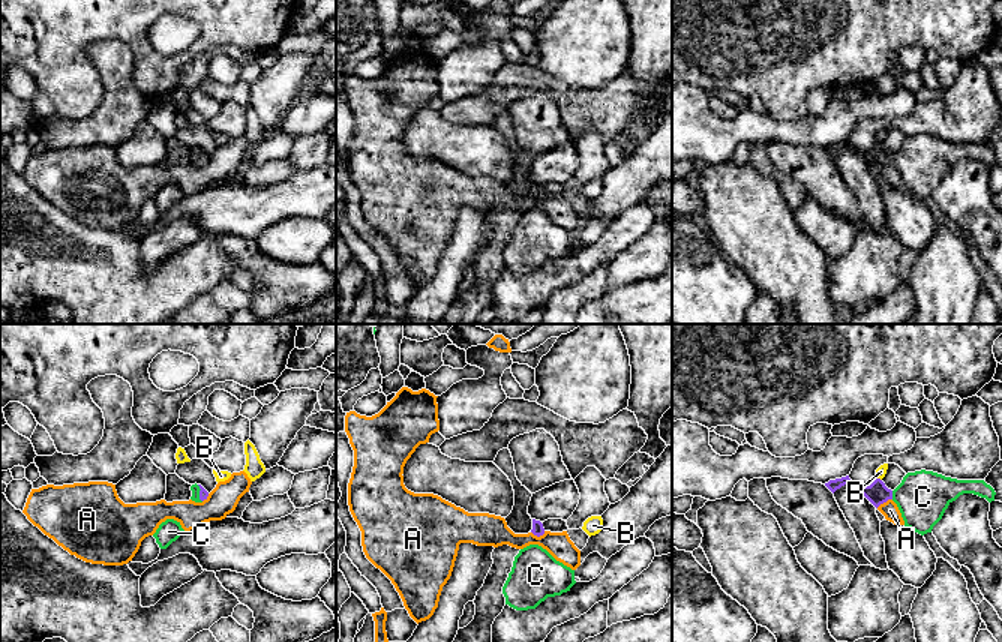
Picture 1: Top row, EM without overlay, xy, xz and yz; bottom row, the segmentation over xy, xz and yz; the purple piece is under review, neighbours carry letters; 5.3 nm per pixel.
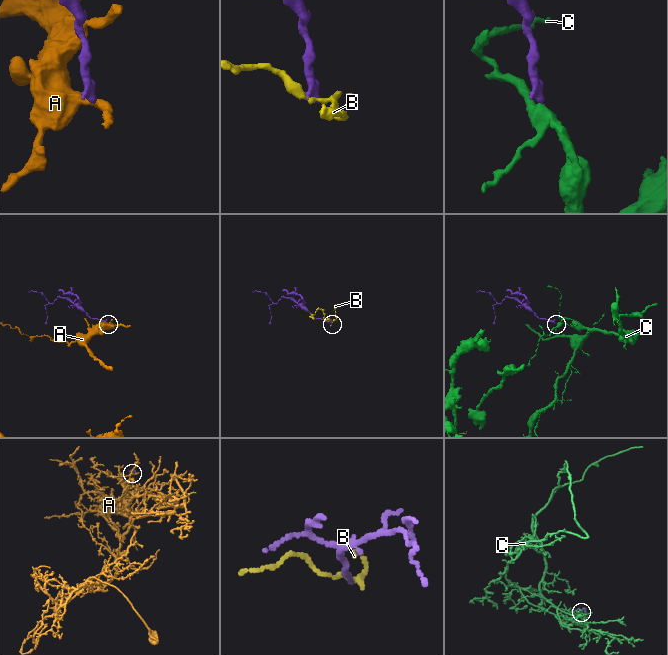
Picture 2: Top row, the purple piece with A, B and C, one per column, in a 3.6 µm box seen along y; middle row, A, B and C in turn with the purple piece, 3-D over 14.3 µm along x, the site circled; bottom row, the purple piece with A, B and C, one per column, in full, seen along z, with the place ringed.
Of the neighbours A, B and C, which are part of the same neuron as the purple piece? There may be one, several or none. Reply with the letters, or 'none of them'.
C

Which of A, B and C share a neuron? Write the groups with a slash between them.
A / B / C

